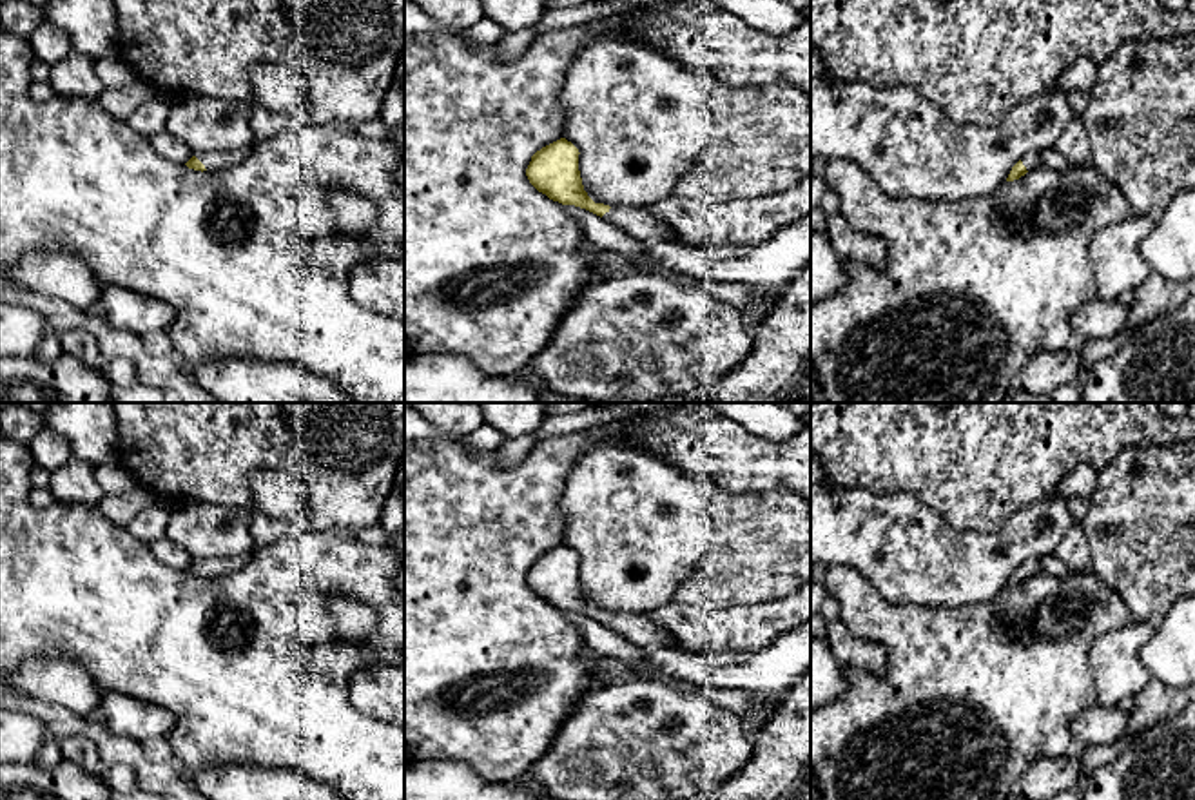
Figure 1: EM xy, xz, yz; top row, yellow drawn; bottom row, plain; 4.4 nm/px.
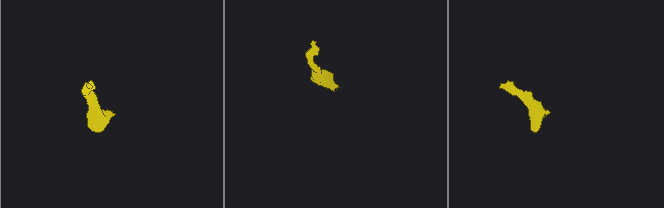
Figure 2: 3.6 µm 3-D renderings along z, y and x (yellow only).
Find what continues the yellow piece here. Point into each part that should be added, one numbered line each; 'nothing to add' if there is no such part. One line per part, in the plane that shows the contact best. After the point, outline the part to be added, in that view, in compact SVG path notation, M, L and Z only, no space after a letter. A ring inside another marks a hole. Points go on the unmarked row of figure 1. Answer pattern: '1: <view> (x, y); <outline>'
1: xy (216, 568); M256 551L227 559L196 559L194 562L210 579L223 579L225 575L247 566Z

